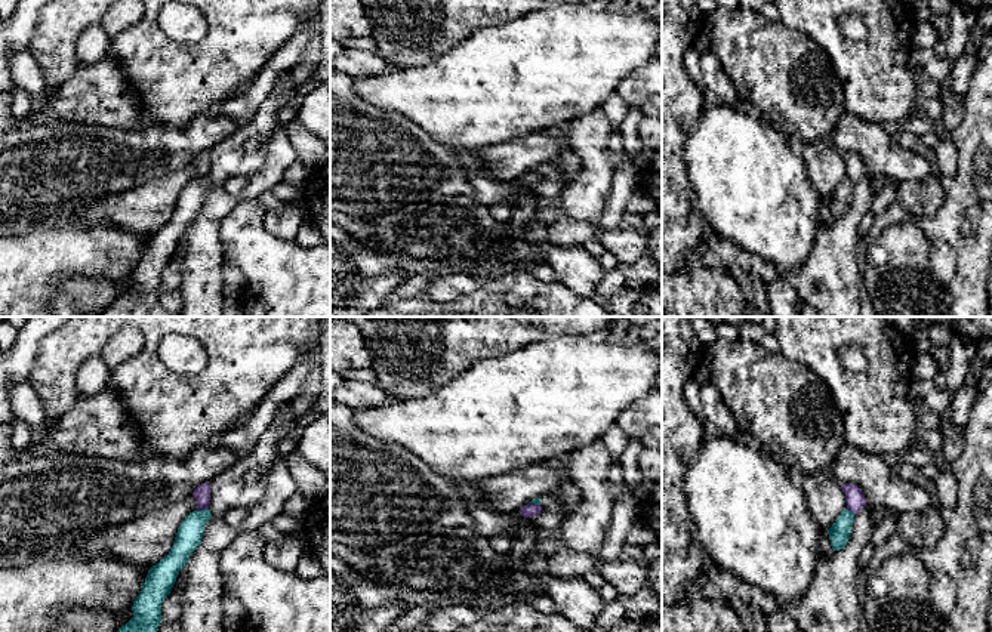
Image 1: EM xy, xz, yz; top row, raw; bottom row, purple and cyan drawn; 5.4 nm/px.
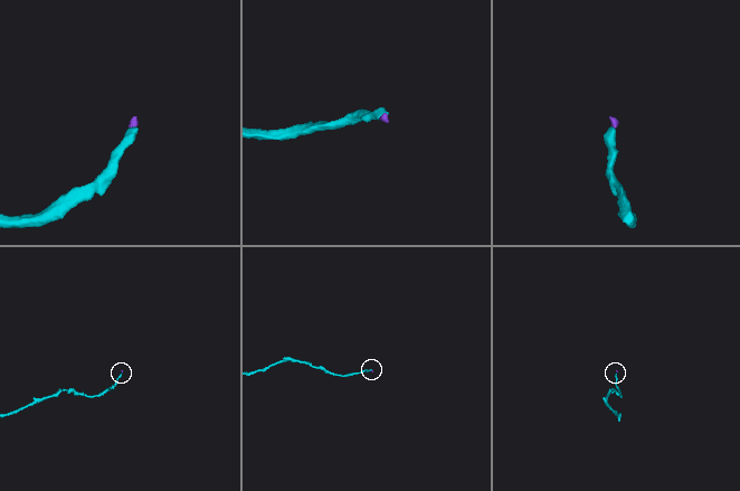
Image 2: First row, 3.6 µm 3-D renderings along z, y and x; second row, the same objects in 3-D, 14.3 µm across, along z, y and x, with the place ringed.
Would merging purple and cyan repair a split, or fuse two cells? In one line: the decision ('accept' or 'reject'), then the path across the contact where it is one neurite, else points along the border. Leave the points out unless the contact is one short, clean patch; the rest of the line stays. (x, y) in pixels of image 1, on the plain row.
accept; runs through xy (202, 162), (202, 178), (190, 202)

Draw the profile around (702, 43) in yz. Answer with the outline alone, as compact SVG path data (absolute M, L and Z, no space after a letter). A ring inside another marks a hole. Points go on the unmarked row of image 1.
M708 22L700 28L697 37L693 41L693 47L702 55L711 50L711 27Z

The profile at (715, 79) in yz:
M712 50L700 55L702 77L709 90L717 93L724 105L736 108L739 96L730 80L724 73L723 64Z

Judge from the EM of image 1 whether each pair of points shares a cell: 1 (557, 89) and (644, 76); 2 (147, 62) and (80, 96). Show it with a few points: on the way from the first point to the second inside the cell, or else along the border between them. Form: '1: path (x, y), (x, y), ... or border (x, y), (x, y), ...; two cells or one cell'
1: border (646, 64), (632, 70), (615, 91); two cells
2: border (108, 52), (119, 64), (139, 105); two cells

